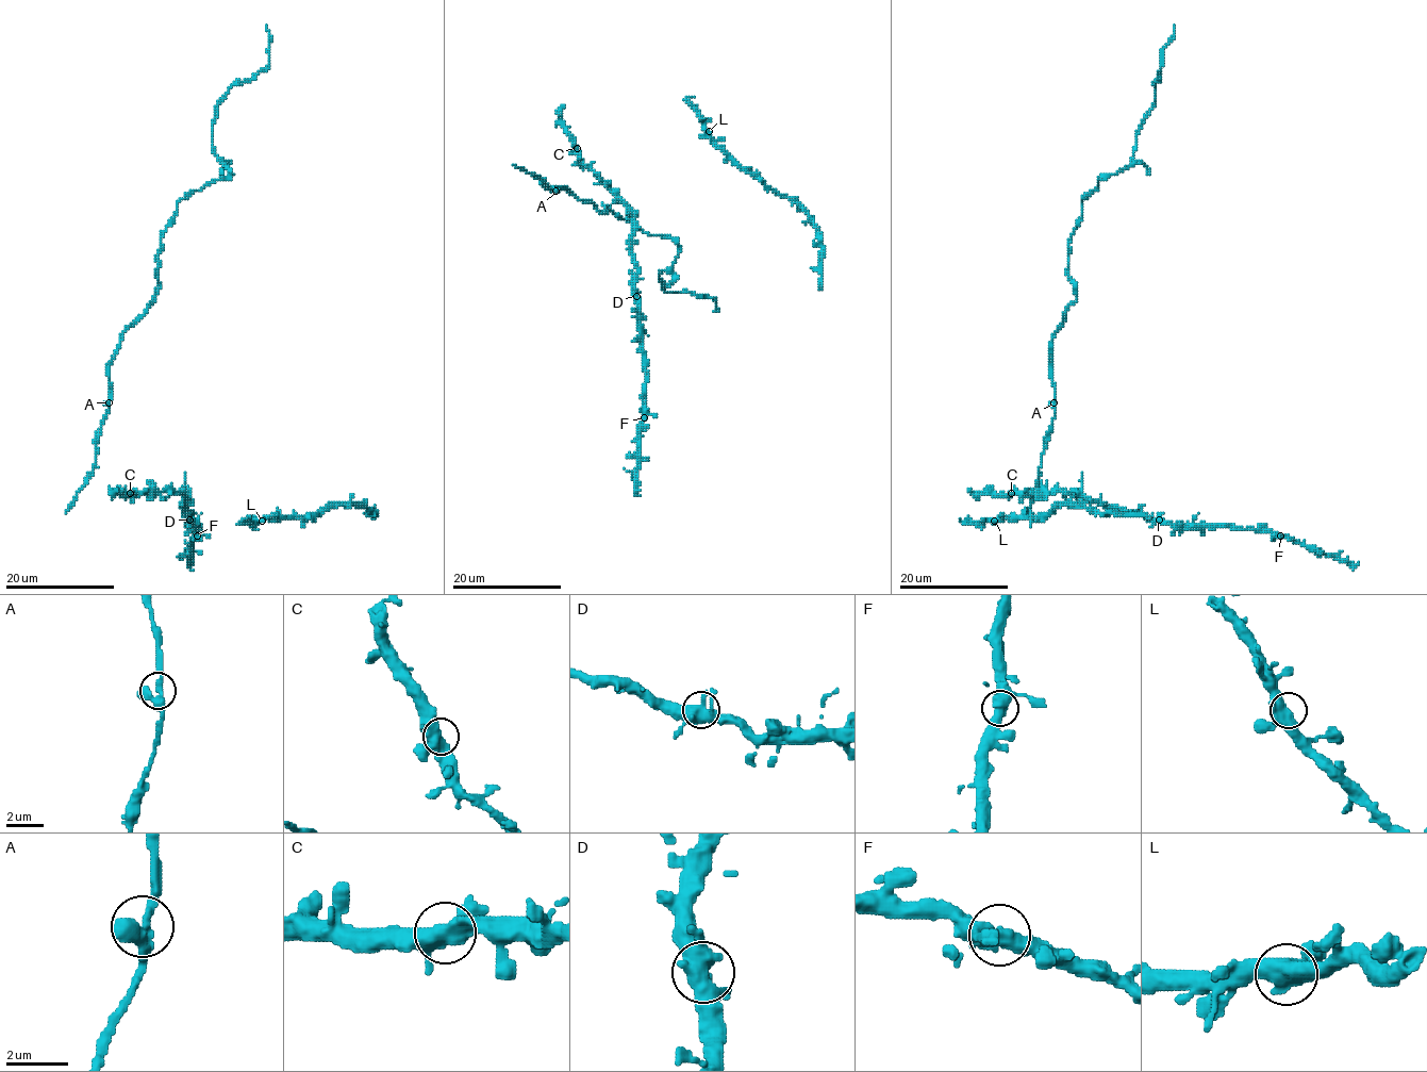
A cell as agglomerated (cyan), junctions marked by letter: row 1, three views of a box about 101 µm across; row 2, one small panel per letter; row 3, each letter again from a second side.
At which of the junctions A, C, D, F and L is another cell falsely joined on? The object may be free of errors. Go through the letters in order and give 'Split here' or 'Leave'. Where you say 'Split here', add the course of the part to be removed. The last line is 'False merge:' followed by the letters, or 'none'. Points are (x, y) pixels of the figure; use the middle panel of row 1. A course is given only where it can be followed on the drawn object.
A: Leave
C: Leave
D: Leave
F: Leave
L: Leave
False merge: none

